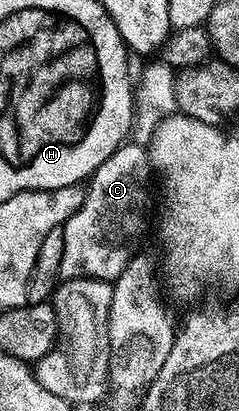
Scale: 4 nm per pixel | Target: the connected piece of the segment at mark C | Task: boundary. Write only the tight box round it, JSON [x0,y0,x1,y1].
[60,144,154,282]

